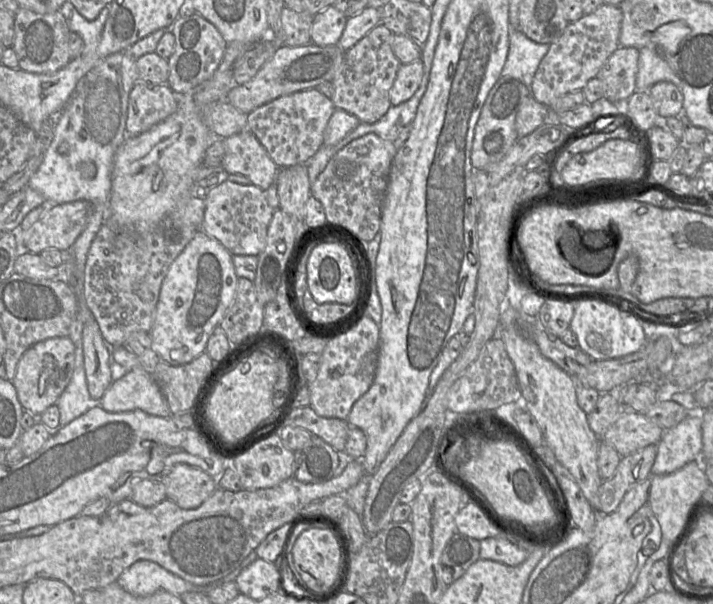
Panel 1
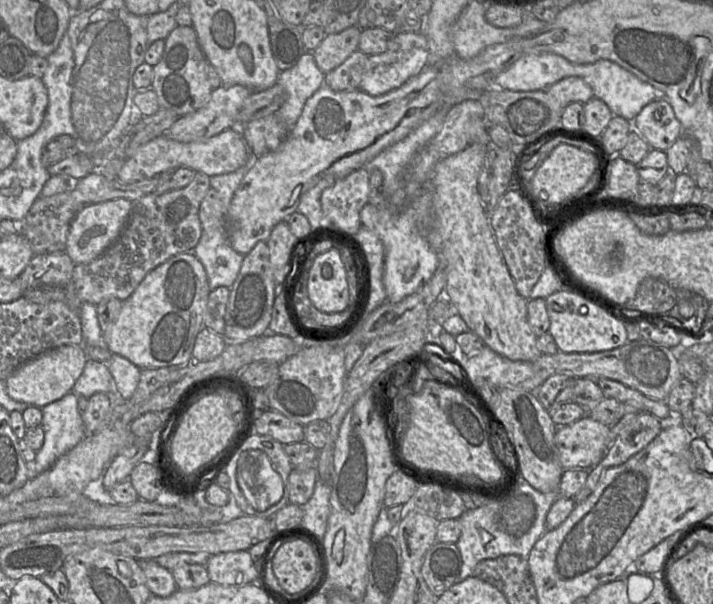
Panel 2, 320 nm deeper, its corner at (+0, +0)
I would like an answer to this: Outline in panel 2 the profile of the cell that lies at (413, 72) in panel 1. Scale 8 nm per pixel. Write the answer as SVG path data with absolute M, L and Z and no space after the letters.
M422 33L395 34L385 52L367 57L359 89L371 96L379 96L397 89L427 66L428 55L428 40Z

